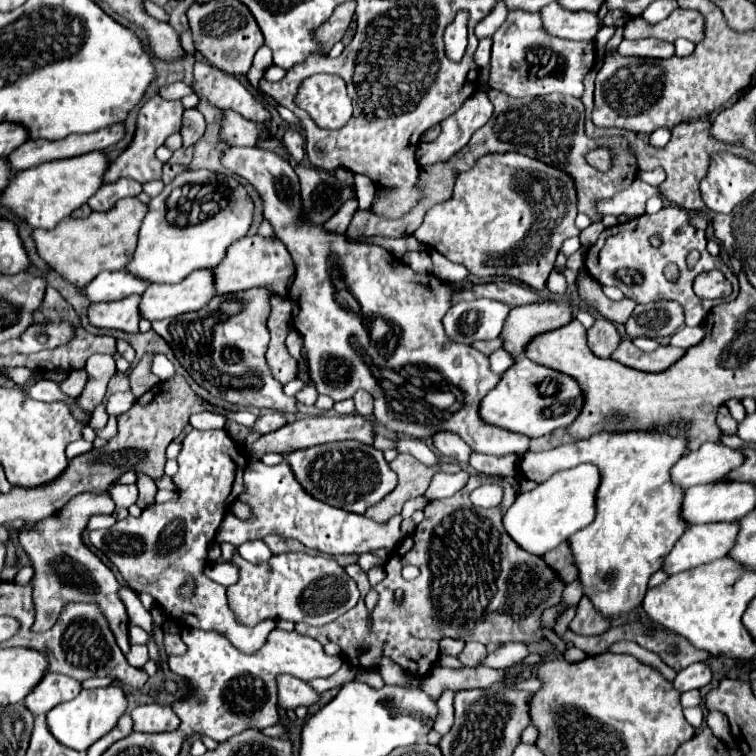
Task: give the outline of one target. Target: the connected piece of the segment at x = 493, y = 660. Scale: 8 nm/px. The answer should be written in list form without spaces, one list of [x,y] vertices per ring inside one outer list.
[[[507,642],[496,652],[492,652],[484,664],[488,664],[490,668],[502,668],[502,670],[513,670],[520,666],[520,662],[528,656],[527,645],[518,642]]]

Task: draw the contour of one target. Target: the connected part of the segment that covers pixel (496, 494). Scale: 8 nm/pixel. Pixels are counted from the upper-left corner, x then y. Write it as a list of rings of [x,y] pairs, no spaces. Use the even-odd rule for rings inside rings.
[[[484,484],[484,486],[478,486],[472,494],[472,504],[474,506],[480,506],[480,508],[494,508],[500,504],[502,500],[502,490],[500,486],[496,484]]]

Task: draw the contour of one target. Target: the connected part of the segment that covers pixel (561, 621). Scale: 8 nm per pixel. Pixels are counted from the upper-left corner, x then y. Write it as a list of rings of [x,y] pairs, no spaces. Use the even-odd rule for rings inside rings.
[[[573,606],[572,608],[569,608],[556,622],[555,626],[553,627],[553,630],[556,632],[558,636],[562,636],[566,629],[568,628],[568,624],[574,618],[576,614],[576,608],[578,606]]]

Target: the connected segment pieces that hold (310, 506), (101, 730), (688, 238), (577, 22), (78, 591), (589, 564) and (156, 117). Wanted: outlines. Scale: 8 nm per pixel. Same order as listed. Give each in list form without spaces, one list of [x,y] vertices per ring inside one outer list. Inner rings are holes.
[[[250,462],[244,472],[244,492],[240,494],[240,500],[252,506],[254,518],[244,522],[232,513],[225,514],[215,536],[215,541],[219,544],[229,542],[234,546],[240,546],[242,542],[262,540],[268,534],[276,534],[282,538],[300,540],[306,548],[334,556],[334,554],[360,554],[360,552],[370,552],[384,546],[400,546],[402,542],[400,514],[380,524],[366,518],[364,514],[352,514],[352,512],[344,512],[340,508],[328,506],[304,492],[304,488],[296,482],[286,462],[276,464],[276,466]]]
[[[110,684],[106,688],[94,688],[94,690],[82,690],[74,700],[62,702],[60,706],[52,708],[46,714],[48,730],[60,744],[72,748],[72,750],[88,750],[98,738],[102,738],[112,726],[118,722],[118,718],[126,710],[126,696],[118,684]]]
[[[670,204],[664,206],[658,214],[642,214],[632,222],[606,228],[600,234],[600,238],[596,240],[596,244],[588,248],[584,266],[596,282],[600,282],[602,286],[620,288],[624,292],[624,296],[632,298],[636,304],[658,302],[658,300],[676,300],[676,302],[680,302],[688,310],[688,326],[698,326],[704,320],[704,316],[710,312],[710,308],[716,306],[718,302],[722,302],[722,300],[704,300],[704,298],[698,298],[694,294],[692,282],[698,274],[718,268],[732,282],[732,288],[734,288],[734,292],[726,300],[734,300],[738,296],[738,280],[734,278],[734,274],[726,268],[726,264],[722,262],[720,256],[708,254],[704,230],[692,228],[688,224],[688,212],[682,210],[682,208],[670,206]],[[654,236],[662,238],[662,244],[658,248],[654,248],[650,244],[650,238],[654,238]],[[692,250],[700,252],[700,260],[692,268],[688,268],[686,258]],[[668,264],[678,266],[676,282],[672,282],[664,276],[664,268]]]
[[[556,2],[544,6],[540,10],[540,18],[546,34],[552,34],[564,40],[574,40],[574,42],[594,40],[598,32],[596,14],[568,12],[568,10],[562,10]]]
[[[84,492],[74,496],[56,516],[44,518],[36,530],[22,532],[20,544],[24,552],[28,554],[34,576],[32,576],[32,598],[36,606],[36,622],[32,630],[48,630],[64,604],[68,602],[96,602],[108,618],[108,626],[112,626],[112,634],[116,634],[116,642],[124,654],[130,652],[128,644],[128,616],[124,610],[124,604],[118,598],[118,580],[114,572],[100,562],[96,554],[92,554],[84,542],[82,542],[82,532],[88,524],[88,518],[92,514],[112,514],[114,512],[114,502],[108,492],[96,494],[96,492]]]
[[[626,432],[626,434],[594,434],[588,440],[564,444],[558,448],[552,448],[548,452],[528,452],[520,460],[520,470],[524,476],[532,482],[544,482],[554,472],[560,472],[564,468],[578,466],[582,462],[590,462],[598,466],[602,476],[602,494],[596,494],[596,518],[588,528],[572,534],[568,538],[572,562],[578,570],[578,580],[582,582],[582,594],[588,596],[588,600],[594,604],[594,608],[606,616],[622,616],[632,612],[642,604],[642,598],[646,594],[648,578],[662,568],[664,558],[676,544],[676,540],[684,534],[684,520],[680,518],[680,502],[684,492],[670,482],[670,468],[680,456],[684,454],[684,438],[672,438],[666,432]]]
[[[152,96],[150,100],[146,100],[140,110],[138,110],[138,118],[136,118],[136,132],[132,142],[128,144],[128,148],[108,166],[106,174],[104,174],[104,182],[114,182],[118,178],[132,178],[136,182],[150,182],[150,180],[158,180],[162,174],[162,162],[154,156],[154,150],[158,146],[164,144],[164,140],[180,130],[180,120],[182,120],[182,112],[184,106],[180,104],[180,100],[164,100],[160,96]]]

